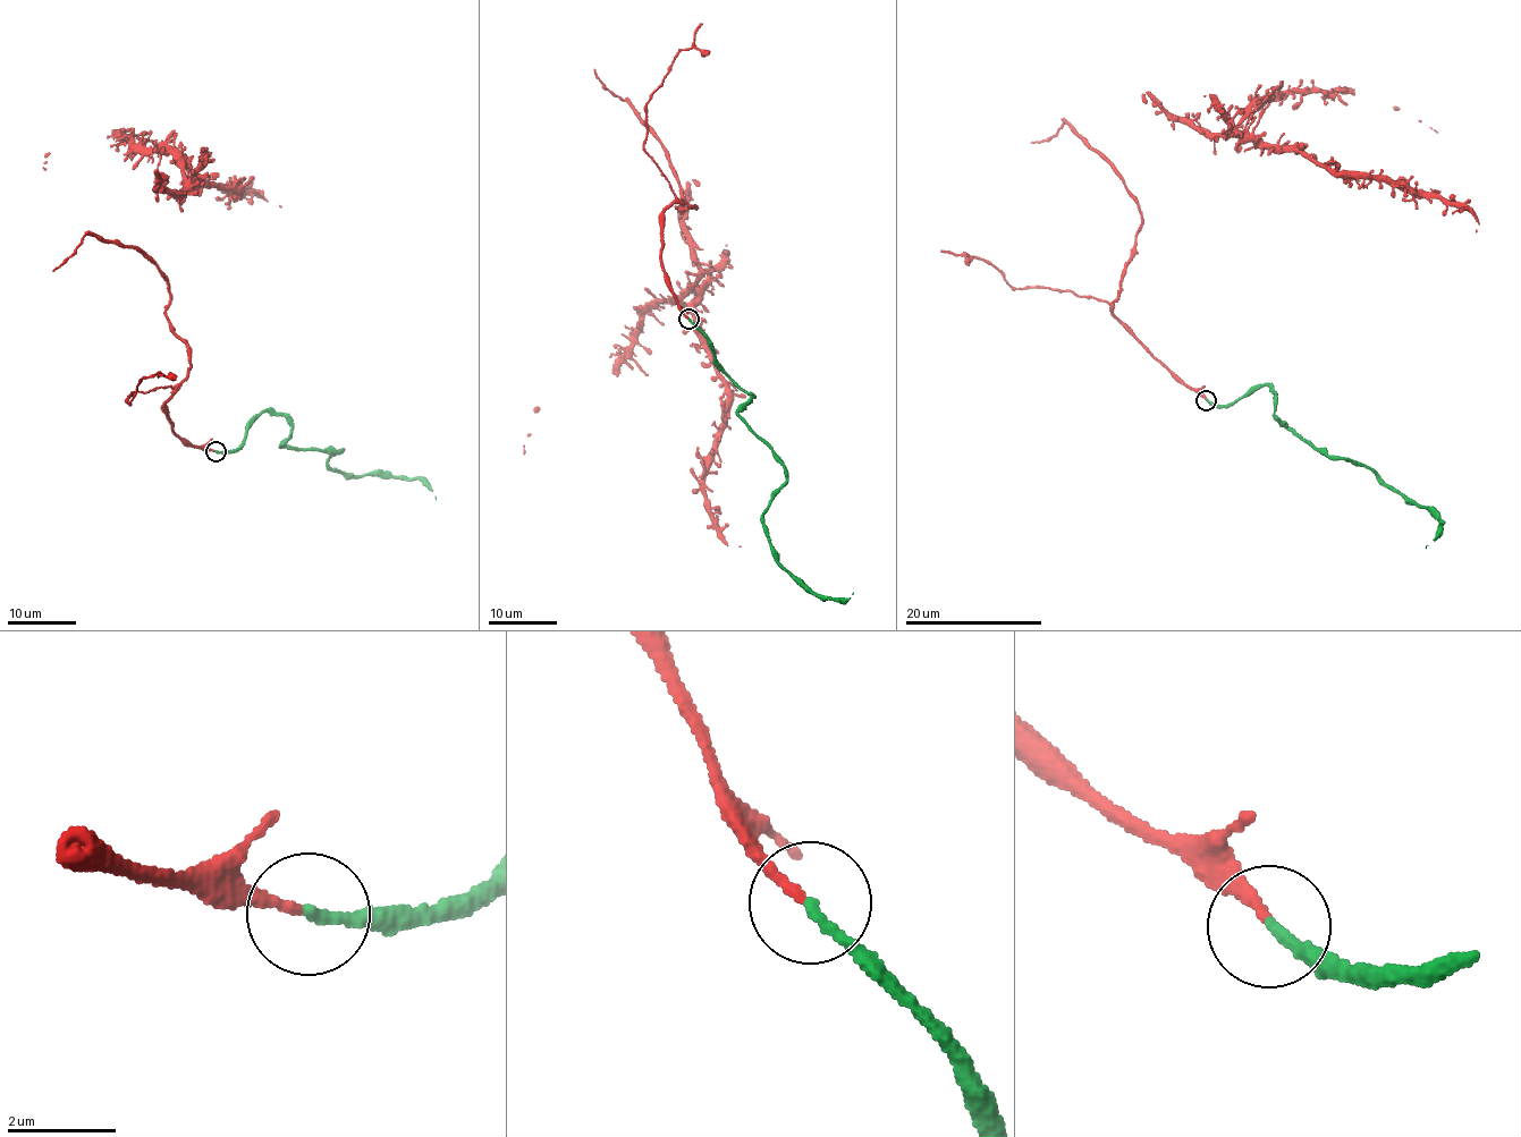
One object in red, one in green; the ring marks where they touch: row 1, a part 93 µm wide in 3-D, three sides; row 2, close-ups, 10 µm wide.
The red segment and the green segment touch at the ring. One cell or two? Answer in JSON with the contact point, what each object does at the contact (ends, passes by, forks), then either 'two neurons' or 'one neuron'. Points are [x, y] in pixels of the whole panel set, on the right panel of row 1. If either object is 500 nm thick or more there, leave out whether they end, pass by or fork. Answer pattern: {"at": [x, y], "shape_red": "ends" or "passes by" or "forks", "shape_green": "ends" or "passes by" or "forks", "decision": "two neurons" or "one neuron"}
{"at": [1206, 400], "shape_red": "ends", "shape_green": "ends", "decision": "one neuron"}

